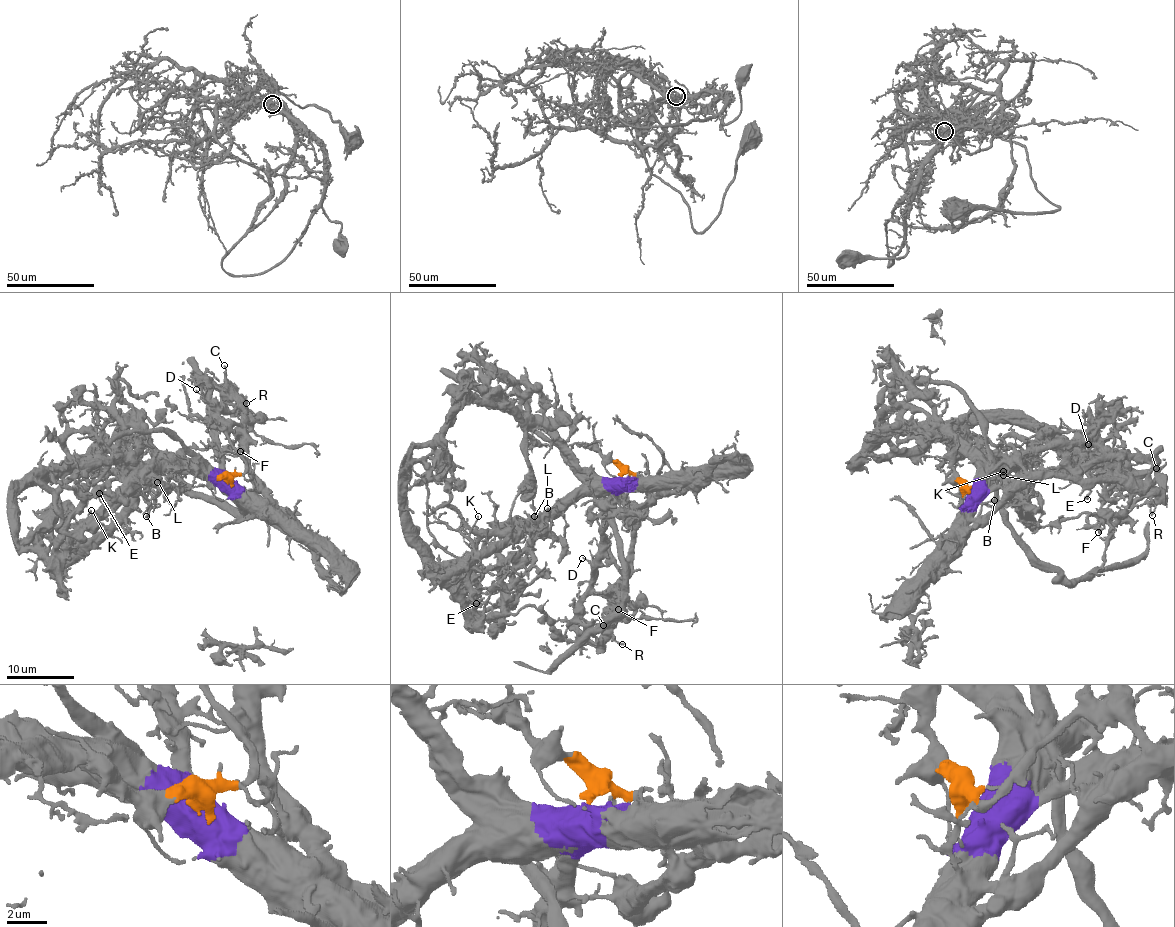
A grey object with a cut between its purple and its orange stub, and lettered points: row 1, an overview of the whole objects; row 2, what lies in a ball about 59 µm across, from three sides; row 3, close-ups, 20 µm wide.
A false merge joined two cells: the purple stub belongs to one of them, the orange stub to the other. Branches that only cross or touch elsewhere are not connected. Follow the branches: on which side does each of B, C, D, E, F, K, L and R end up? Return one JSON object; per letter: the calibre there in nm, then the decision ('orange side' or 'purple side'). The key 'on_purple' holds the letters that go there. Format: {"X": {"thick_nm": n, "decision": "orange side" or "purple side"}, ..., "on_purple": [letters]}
{"B": {"thick_nm": 260, "decision": "purple side"}, "C": {"thick_nm": 120, "decision": "orange side"}, "D": {"thick_nm": 130, "decision": "purple side"}, "E": {"thick_nm": 300, "decision": "purple side"}, "F": {"thick_nm": 150, "decision": "orange side"}, "K": {"thick_nm": 150, "decision": "purple side"}, "L": {"thick_nm": 160, "decision": "purple side"}, "R": {"thick_nm": 170, "decision": "orange side"}, "on_purple": ["B", "D", "E", "K", "L"]}

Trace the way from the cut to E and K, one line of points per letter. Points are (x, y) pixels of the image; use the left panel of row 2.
E: (227, 481), (204, 478), (166, 464), (104, 469), (90, 463), (88, 471), (100, 488), (98, 493)
K: (227, 481), (204, 478), (167, 465), (142, 479), (138, 496), (99, 532), (85, 525), (91, 510)

